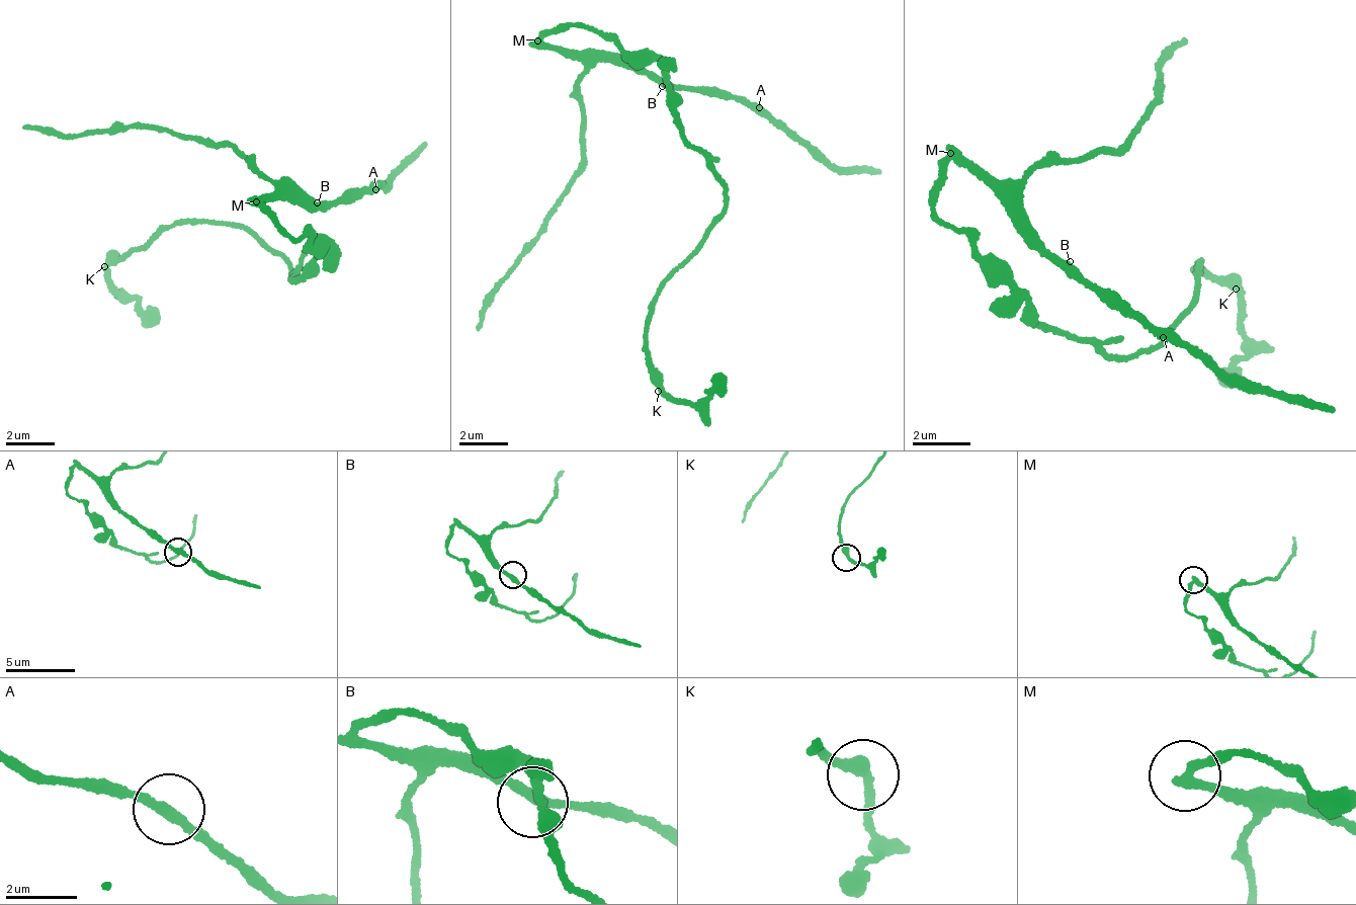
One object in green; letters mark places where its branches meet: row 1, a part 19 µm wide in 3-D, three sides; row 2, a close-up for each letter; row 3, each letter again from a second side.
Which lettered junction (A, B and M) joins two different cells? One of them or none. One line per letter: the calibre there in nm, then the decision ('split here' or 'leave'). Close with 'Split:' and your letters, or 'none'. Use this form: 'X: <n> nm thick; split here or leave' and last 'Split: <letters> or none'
A: 280 nm thick; leave
B: 280 nm thick; leave
M: 280 nm thick; split here
Split: M

